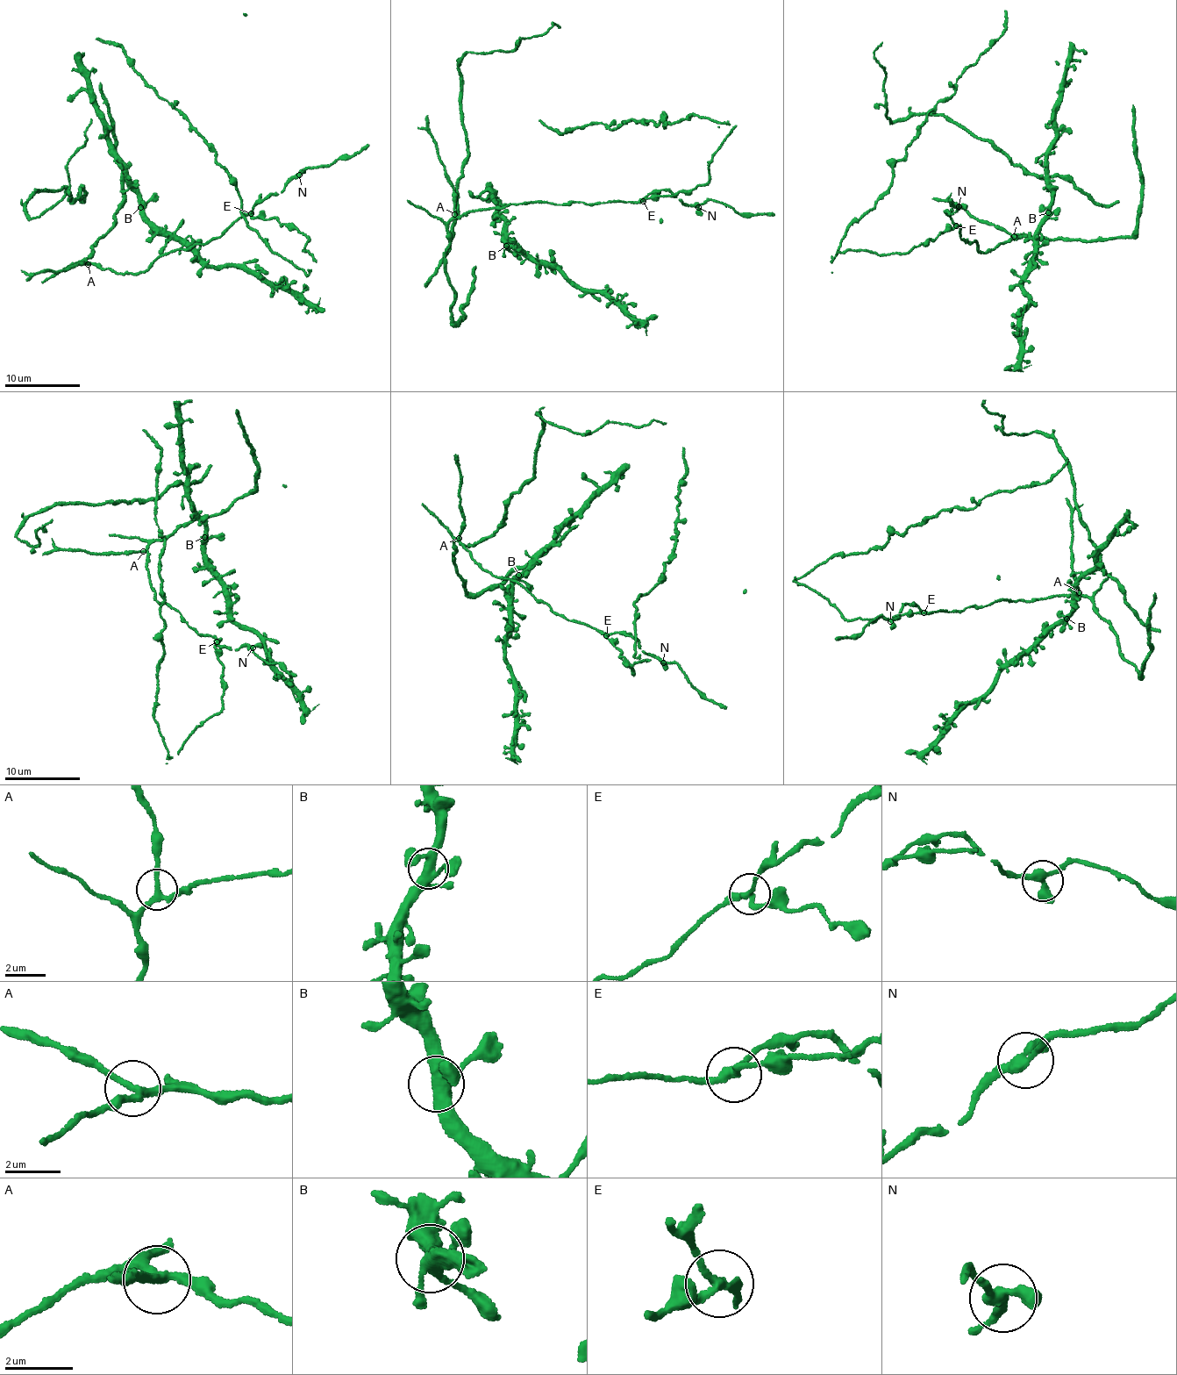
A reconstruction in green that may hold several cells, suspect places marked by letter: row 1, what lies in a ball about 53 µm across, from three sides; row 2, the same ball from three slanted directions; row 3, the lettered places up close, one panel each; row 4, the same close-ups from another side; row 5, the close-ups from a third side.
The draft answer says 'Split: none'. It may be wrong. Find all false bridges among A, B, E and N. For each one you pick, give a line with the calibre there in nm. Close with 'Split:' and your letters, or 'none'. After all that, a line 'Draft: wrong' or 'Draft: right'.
E: 220 nm thick
Split: E
Draft: wrong

